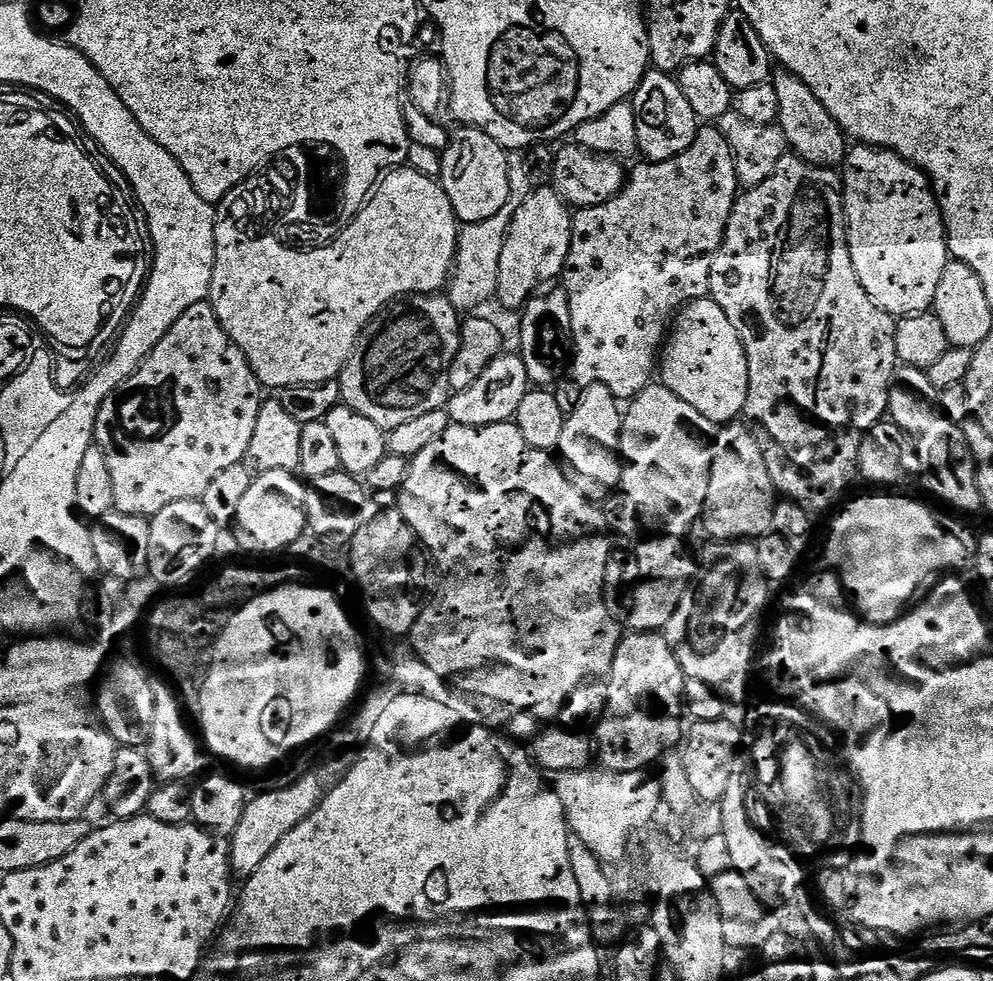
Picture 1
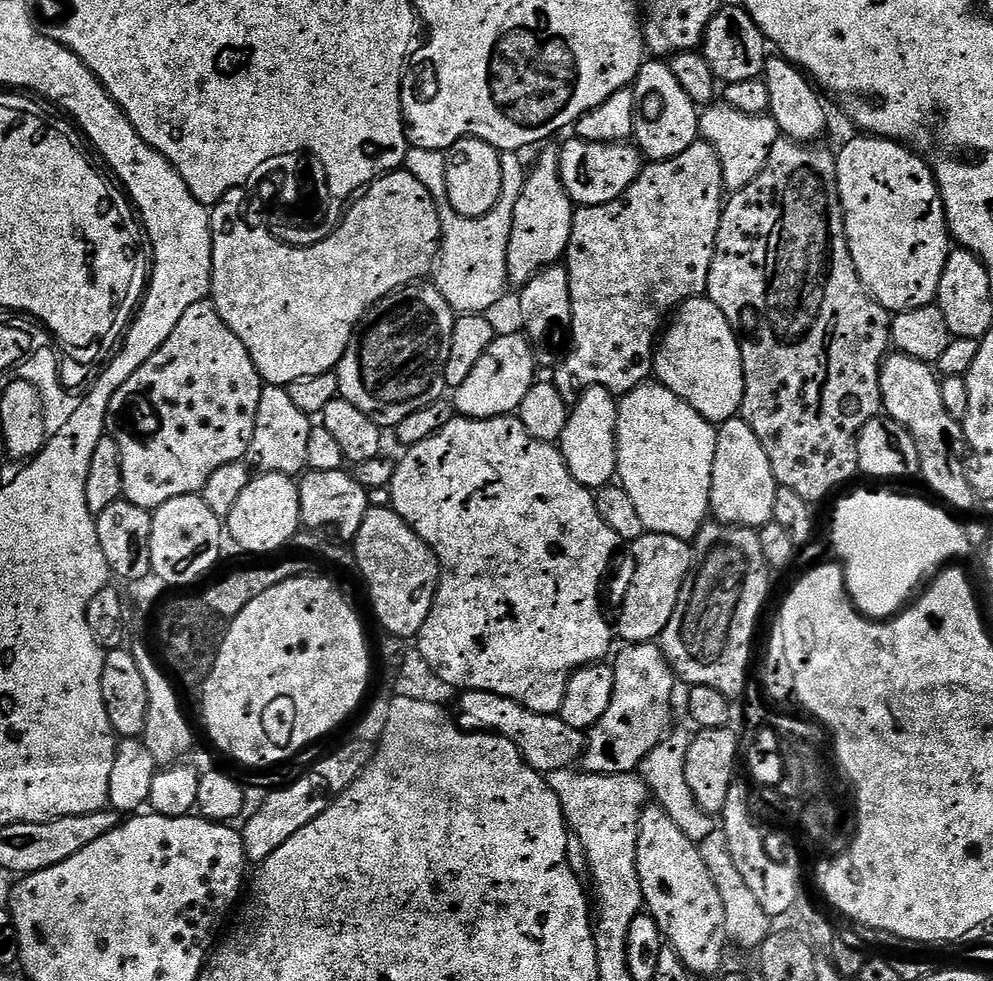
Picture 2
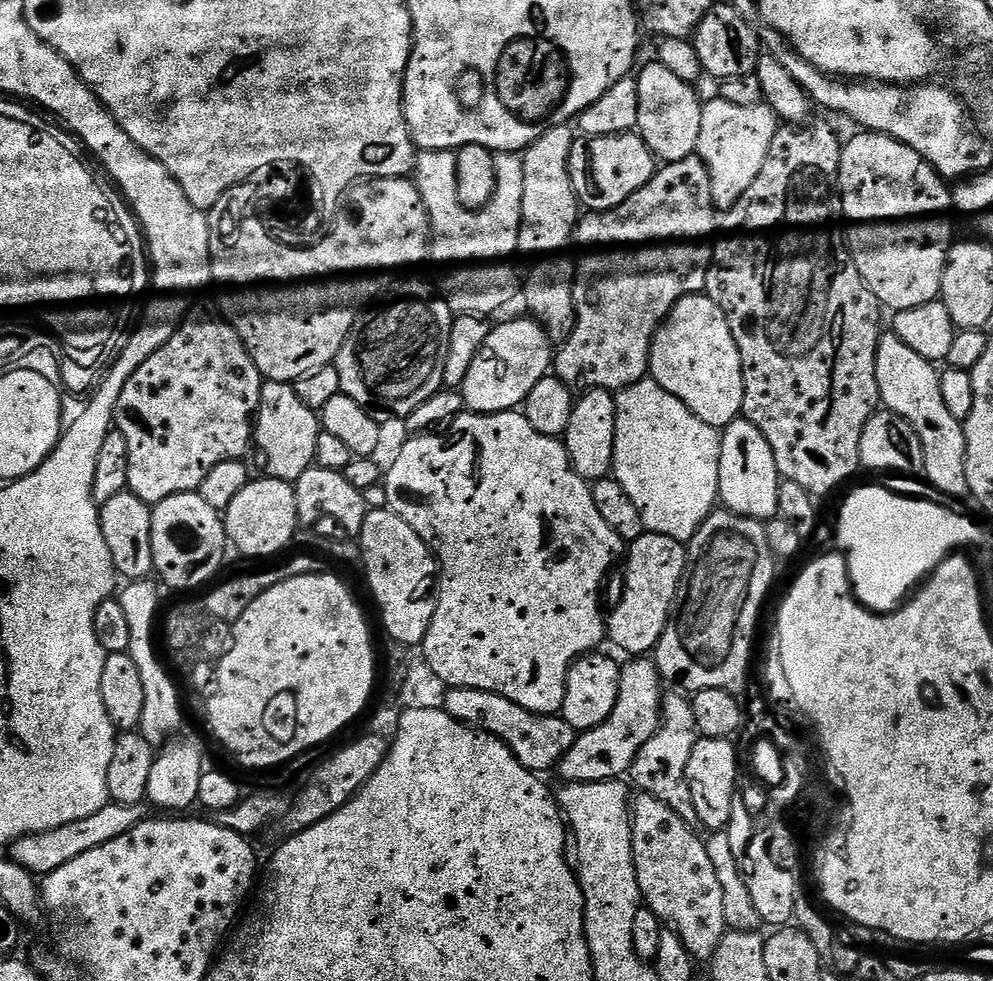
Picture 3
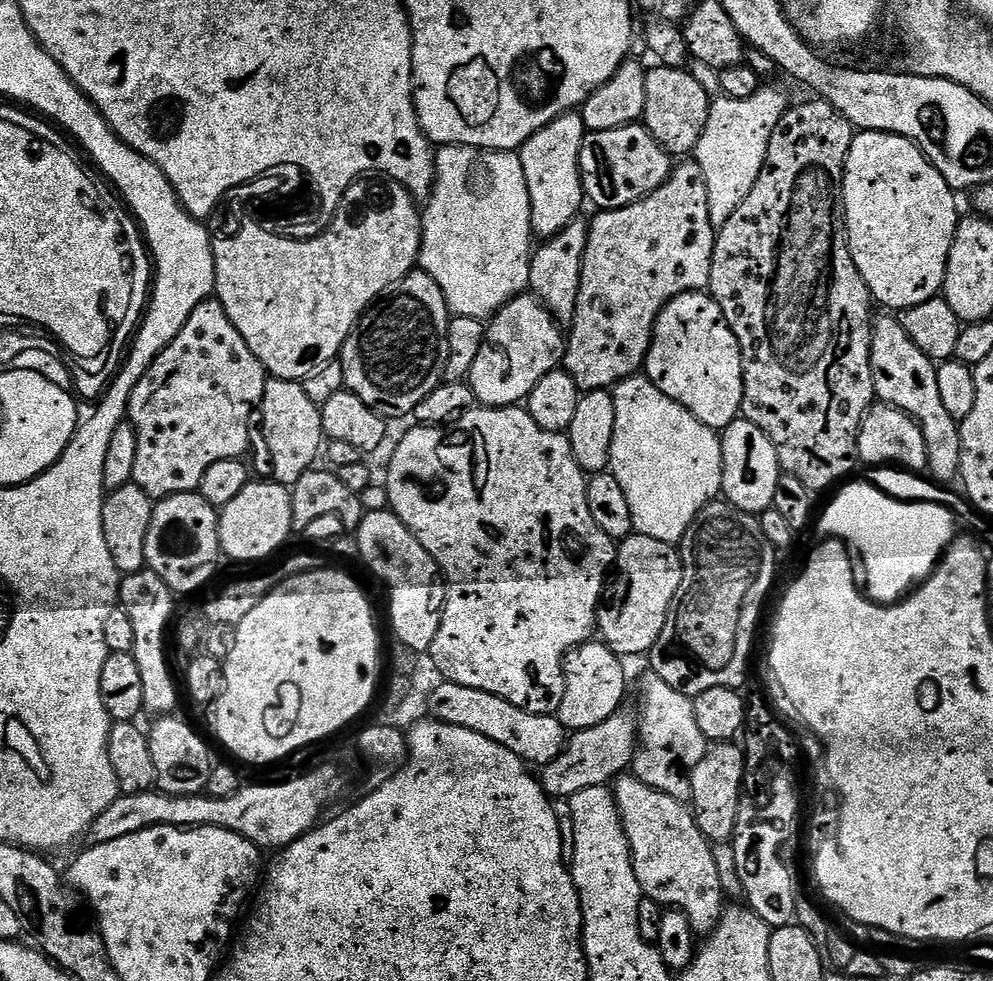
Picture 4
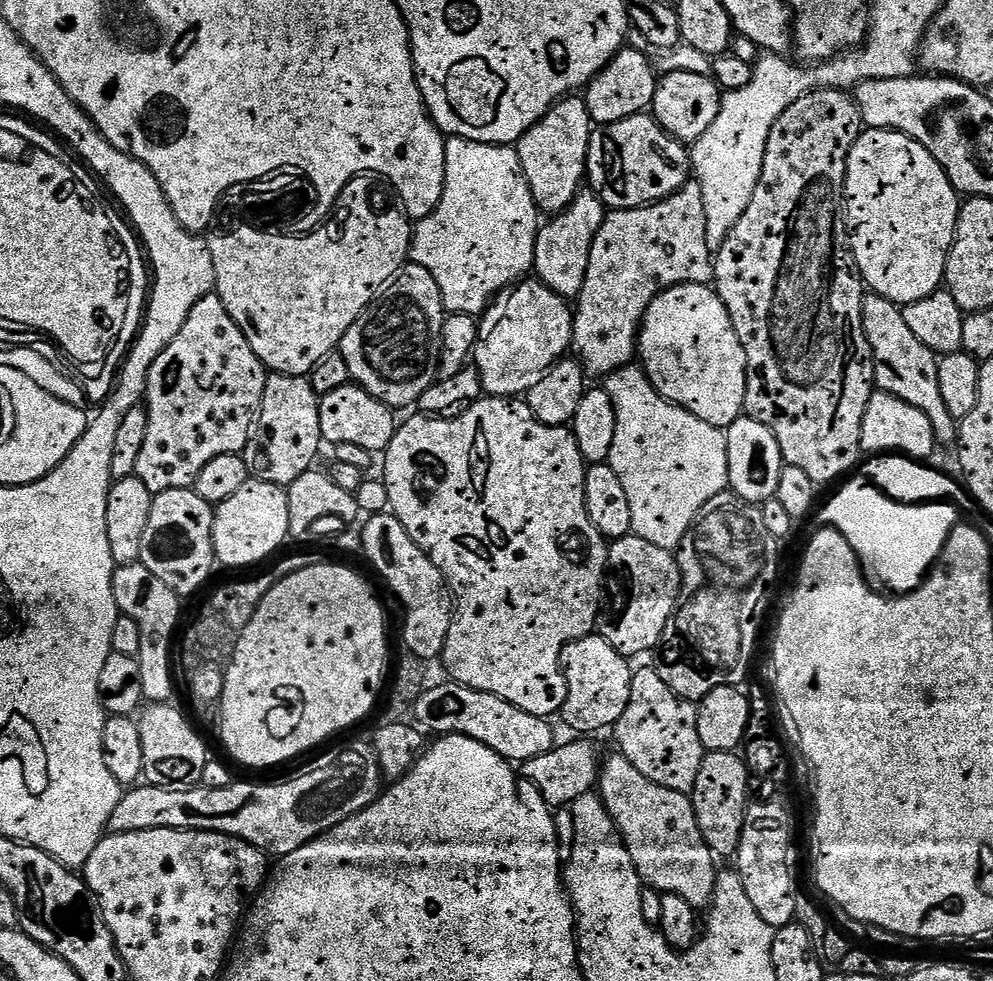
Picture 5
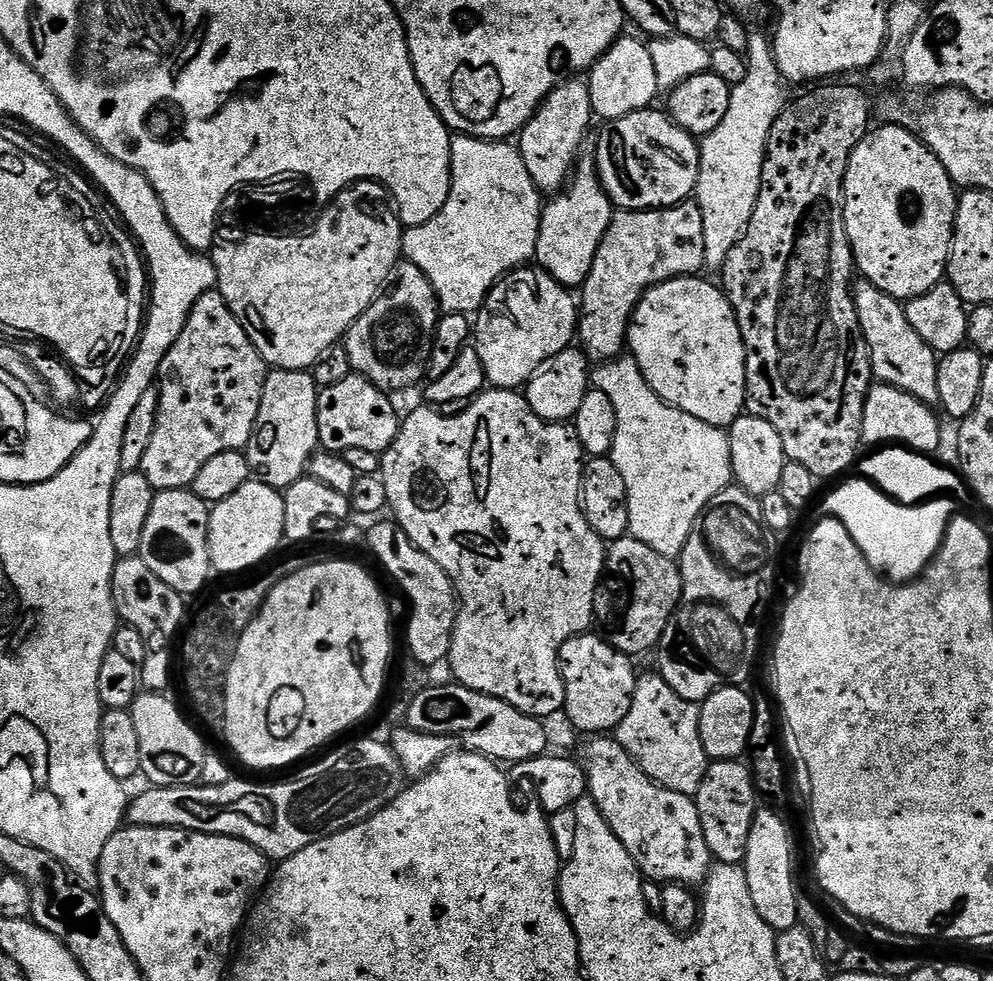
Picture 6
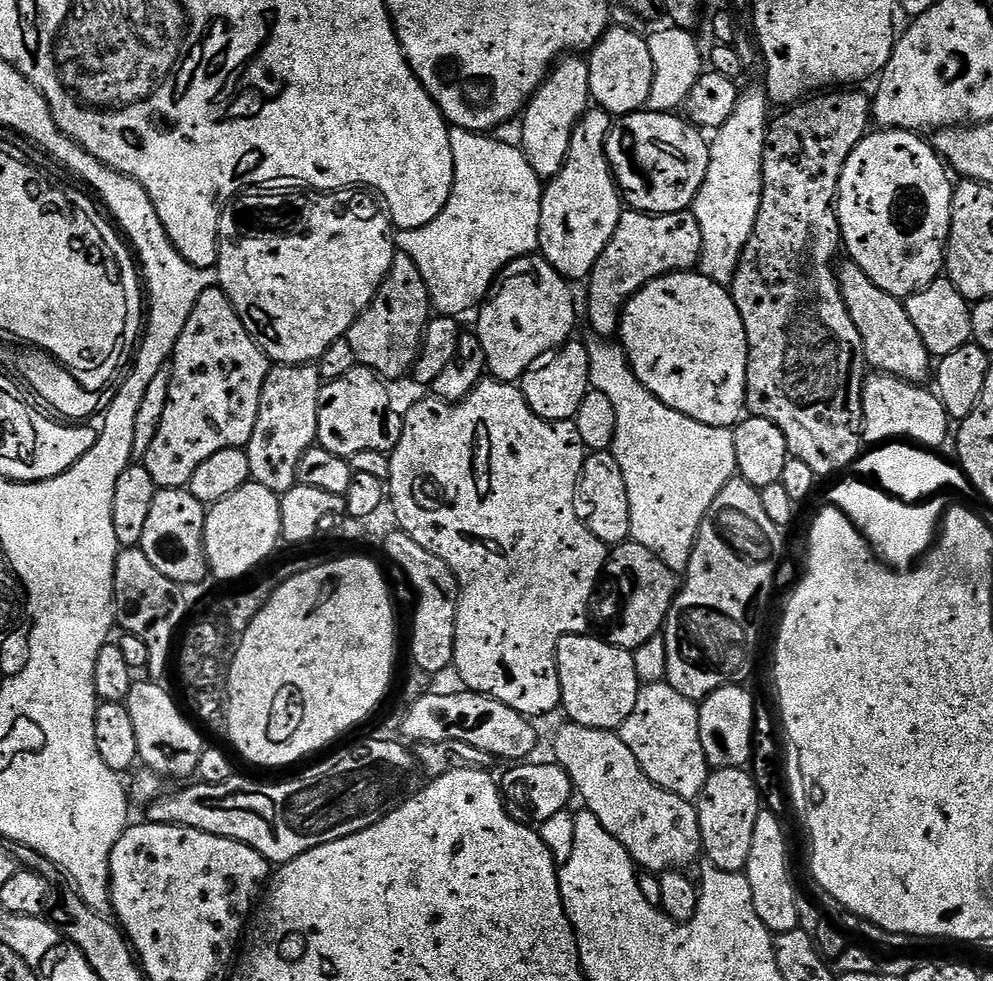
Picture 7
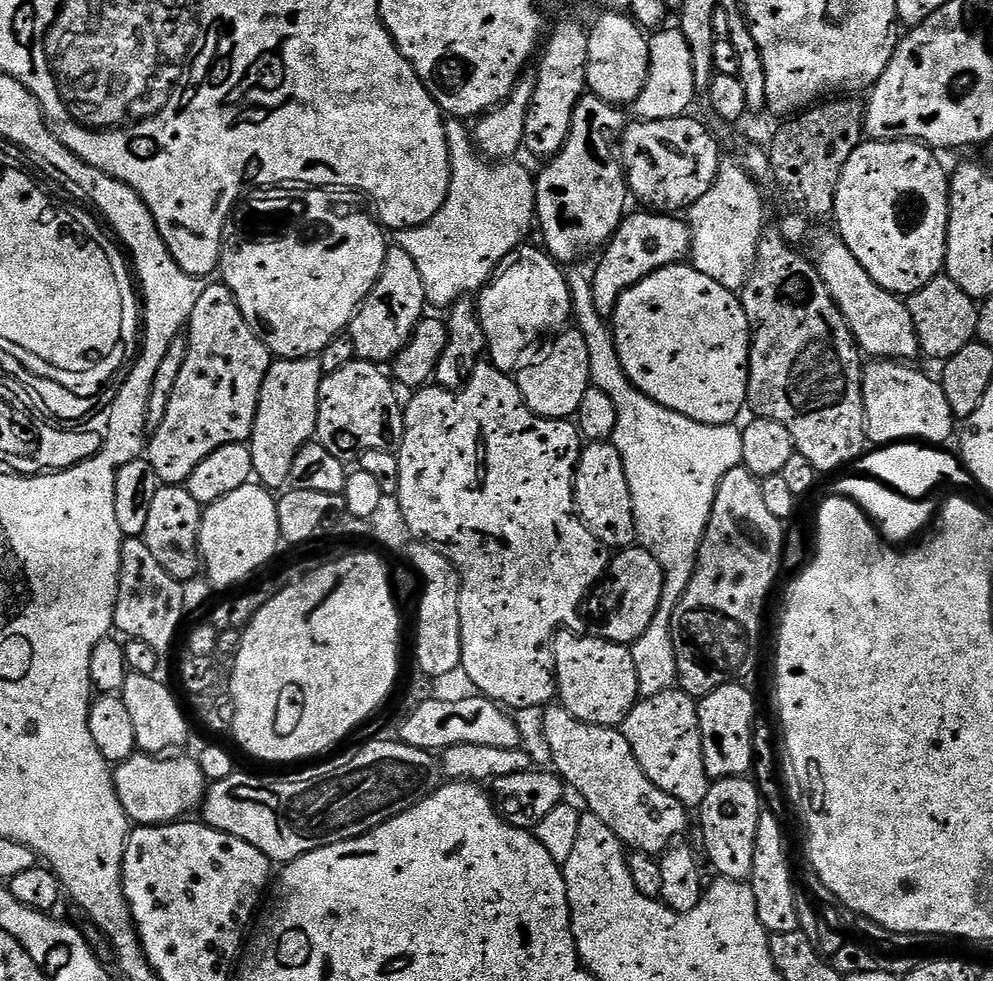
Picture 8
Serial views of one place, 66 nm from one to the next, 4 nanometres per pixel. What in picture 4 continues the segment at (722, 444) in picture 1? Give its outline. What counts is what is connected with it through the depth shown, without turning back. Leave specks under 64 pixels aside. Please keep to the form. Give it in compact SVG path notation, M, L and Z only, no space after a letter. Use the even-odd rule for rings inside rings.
M738 418L729 428L723 429L722 458L722 496L738 510L759 514L772 507L774 490L778 490L778 478L782 474L774 442L754 422Z

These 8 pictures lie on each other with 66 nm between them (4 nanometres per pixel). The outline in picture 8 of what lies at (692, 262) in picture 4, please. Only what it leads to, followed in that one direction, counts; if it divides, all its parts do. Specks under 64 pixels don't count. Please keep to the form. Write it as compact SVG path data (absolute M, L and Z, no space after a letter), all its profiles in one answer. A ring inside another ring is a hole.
M656 210L640 211L644 212L633 211L625 215L624 221L603 249L604 257L597 262L596 272L591 273L594 306L598 306L598 314L605 318L616 311L618 298L630 290L630 286L642 282L642 278L660 268L681 263L692 250L692 229L687 219L676 214L661 214Z

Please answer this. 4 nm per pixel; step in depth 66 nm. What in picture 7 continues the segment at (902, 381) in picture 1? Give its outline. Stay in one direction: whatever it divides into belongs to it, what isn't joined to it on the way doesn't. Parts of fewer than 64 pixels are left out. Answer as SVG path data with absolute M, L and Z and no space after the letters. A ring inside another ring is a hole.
M851 262L842 264L838 268L840 293L846 302L846 310L850 310L850 318L854 318L854 326L858 326L858 334L862 334L867 367L909 380L911 384L927 381L924 379L927 376L929 379L934 358L926 350L926 342L922 342L918 330L914 330L914 322L910 322L910 314L906 314L904 309L904 300L874 286L858 265Z

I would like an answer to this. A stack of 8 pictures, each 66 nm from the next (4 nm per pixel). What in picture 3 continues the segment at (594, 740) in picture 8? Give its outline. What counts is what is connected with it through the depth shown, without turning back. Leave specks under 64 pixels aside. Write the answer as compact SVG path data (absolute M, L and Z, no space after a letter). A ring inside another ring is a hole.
M645 794L637 797L632 804L632 845L634 870L643 903L669 929L680 935L692 957L700 962L711 961L712 955L718 950L730 929L722 907L722 886L718 882L718 874L714 874L707 843L702 836L700 840L701 833L693 825L686 823L670 806L658 798Z

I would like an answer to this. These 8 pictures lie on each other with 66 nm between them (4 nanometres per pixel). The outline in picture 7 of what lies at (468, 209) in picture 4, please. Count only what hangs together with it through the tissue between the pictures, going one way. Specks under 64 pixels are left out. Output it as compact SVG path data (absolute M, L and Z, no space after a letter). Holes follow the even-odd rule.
M452 128L450 146L454 150L454 186L442 214L438 214L438 218L426 226L406 228L397 231L394 236L397 249L410 257L414 266L418 266L428 287L431 307L441 316L460 318L463 312L471 308L472 311L479 309L494 281L505 271L503 268L507 264L515 265L523 256L533 255L540 247L544 197L542 178L524 157L523 147L515 143L503 144L492 138L488 134Z

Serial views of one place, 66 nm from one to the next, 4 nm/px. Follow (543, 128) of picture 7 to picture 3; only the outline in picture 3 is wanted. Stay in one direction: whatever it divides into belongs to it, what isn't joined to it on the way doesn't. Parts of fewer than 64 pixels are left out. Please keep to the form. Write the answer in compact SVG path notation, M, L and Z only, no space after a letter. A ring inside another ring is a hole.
M560 124L556 128L546 130L542 138L538 138L530 147L524 149L524 177L522 178L522 226L518 234L518 246L523 255L532 258L547 258L565 251L567 244L573 243L576 234L576 223L582 215L582 205L576 197L574 182L570 182L570 152L574 133L568 124Z

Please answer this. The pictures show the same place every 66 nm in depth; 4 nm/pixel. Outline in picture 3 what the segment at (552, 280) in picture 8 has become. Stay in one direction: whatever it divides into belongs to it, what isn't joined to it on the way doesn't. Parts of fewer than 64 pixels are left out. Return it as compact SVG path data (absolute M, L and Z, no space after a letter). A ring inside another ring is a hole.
M531 318L508 320L491 329L482 350L470 362L460 387L465 407L476 413L498 413L517 409L554 364L554 345L544 327Z

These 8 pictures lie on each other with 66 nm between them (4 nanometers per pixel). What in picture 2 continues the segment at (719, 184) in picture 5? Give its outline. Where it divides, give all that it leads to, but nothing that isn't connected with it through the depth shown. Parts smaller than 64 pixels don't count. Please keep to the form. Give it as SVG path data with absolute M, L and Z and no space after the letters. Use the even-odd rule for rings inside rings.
M713 102L700 112L700 136L710 145L718 154L722 162L722 174L724 175L724 186L729 193L737 192L745 188L758 174L766 167L766 158L774 146L774 142L781 139L780 128L774 123L771 115L751 116L742 114L742 110L734 110L734 106L723 102Z

